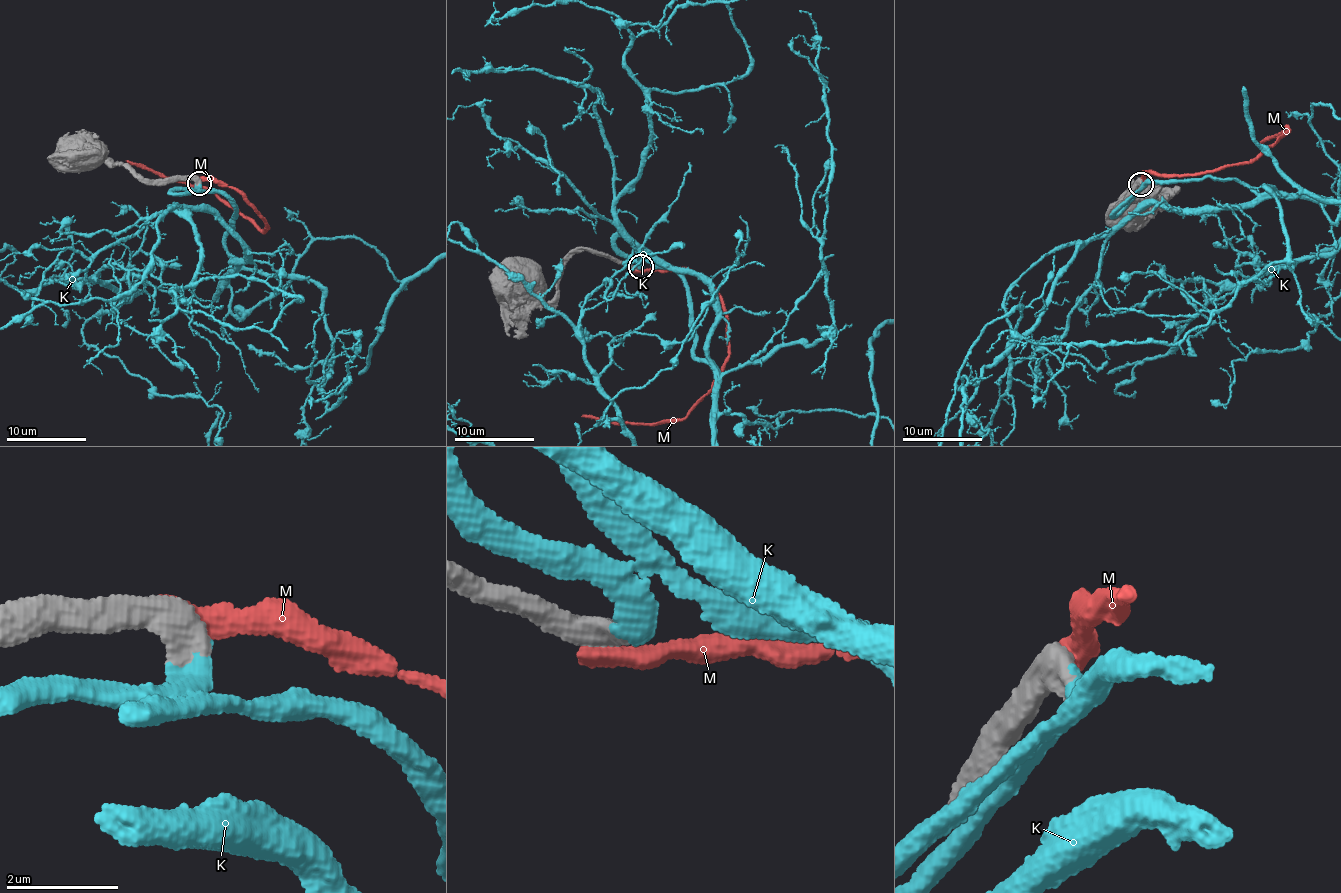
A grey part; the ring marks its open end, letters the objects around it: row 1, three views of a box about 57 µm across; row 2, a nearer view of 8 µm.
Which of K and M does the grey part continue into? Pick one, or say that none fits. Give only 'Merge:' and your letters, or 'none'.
Merge: K

